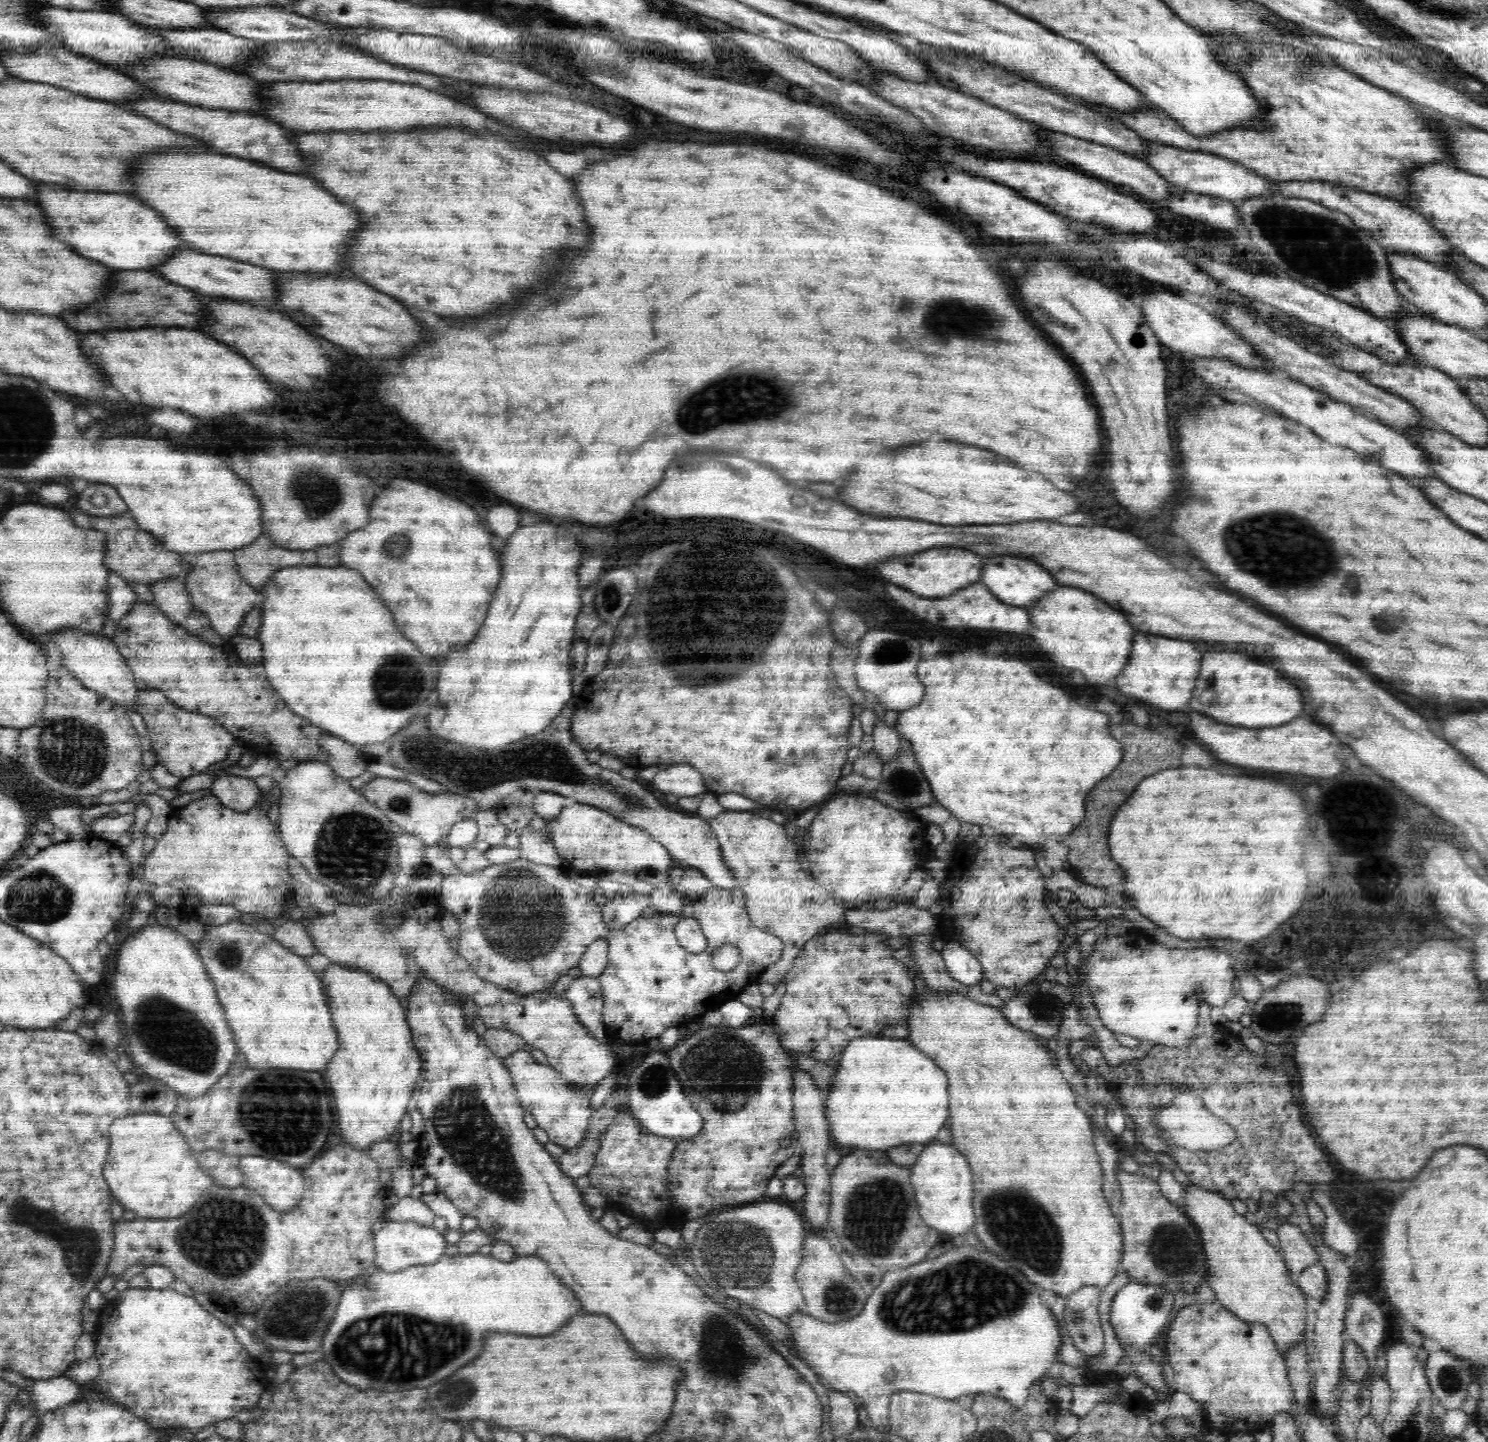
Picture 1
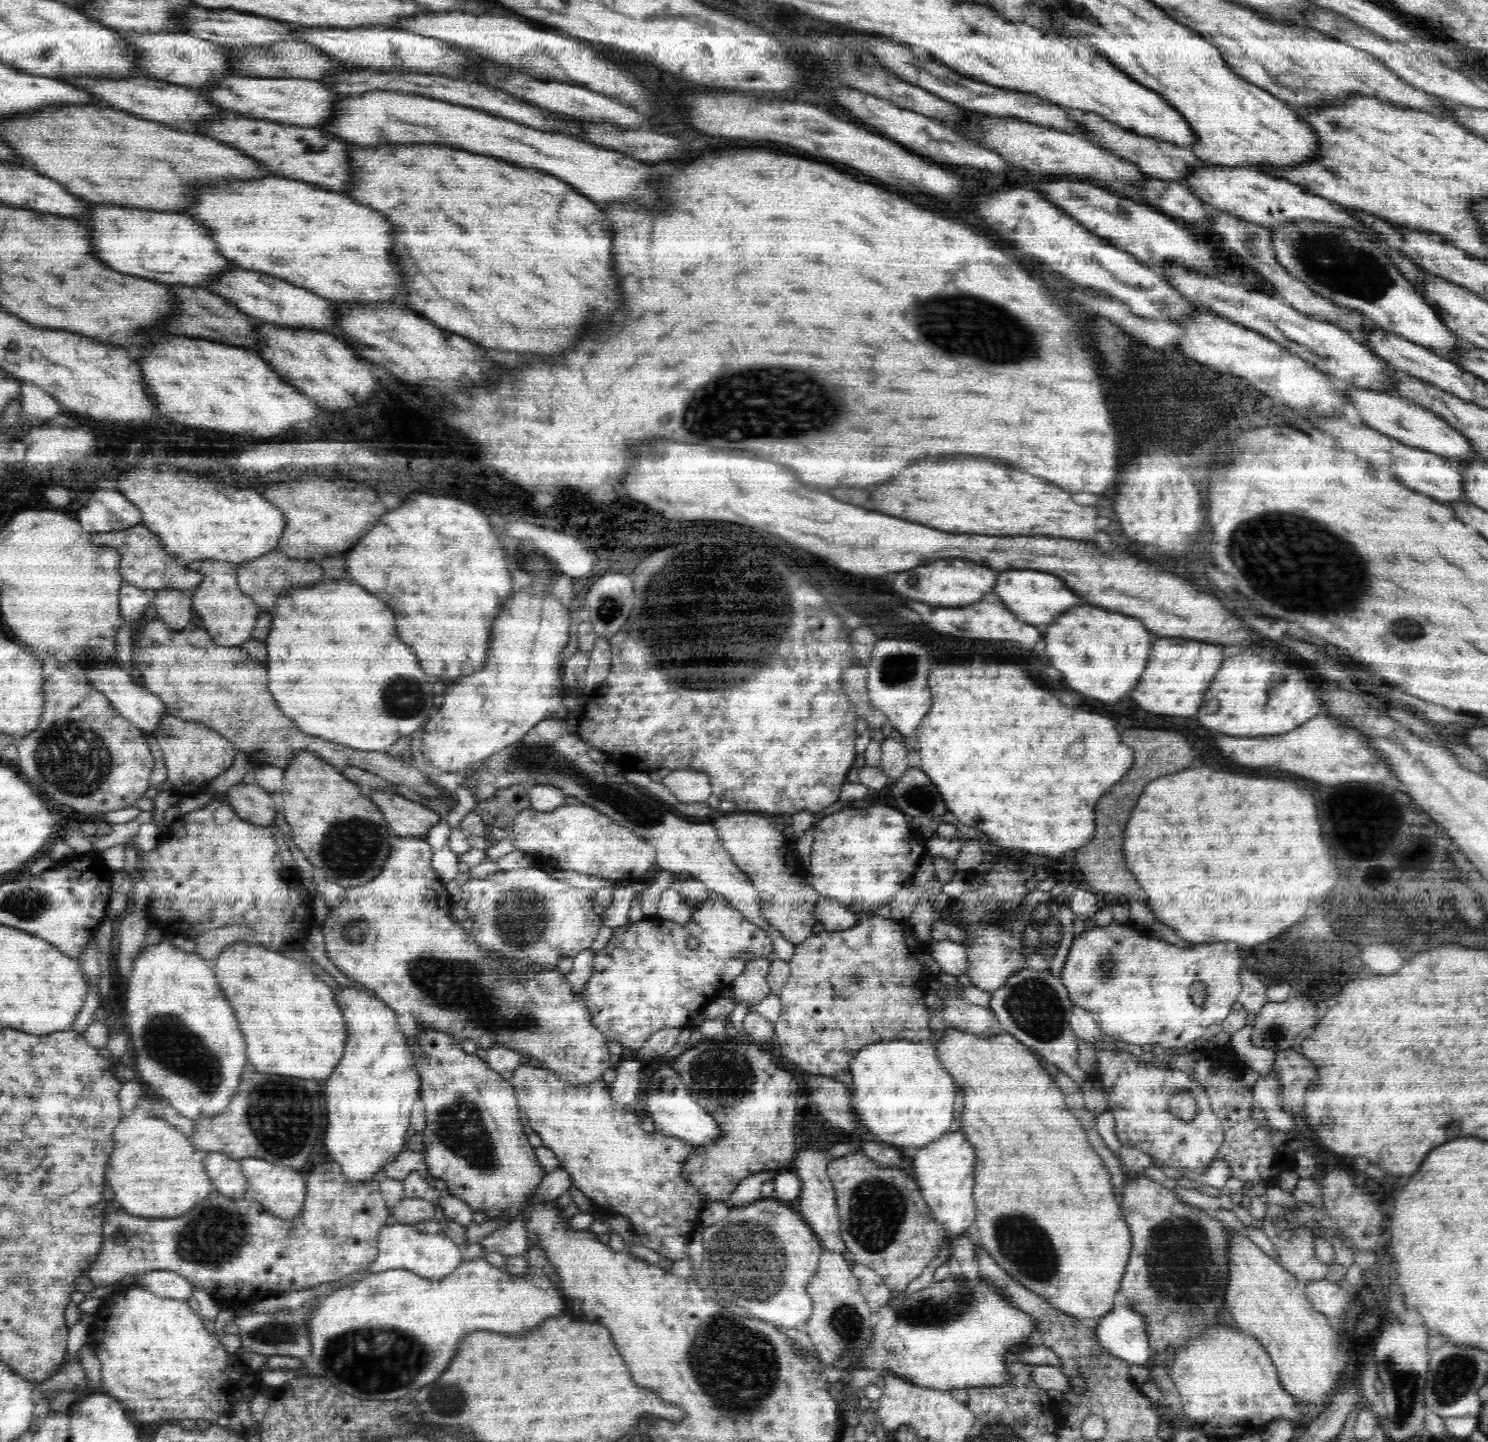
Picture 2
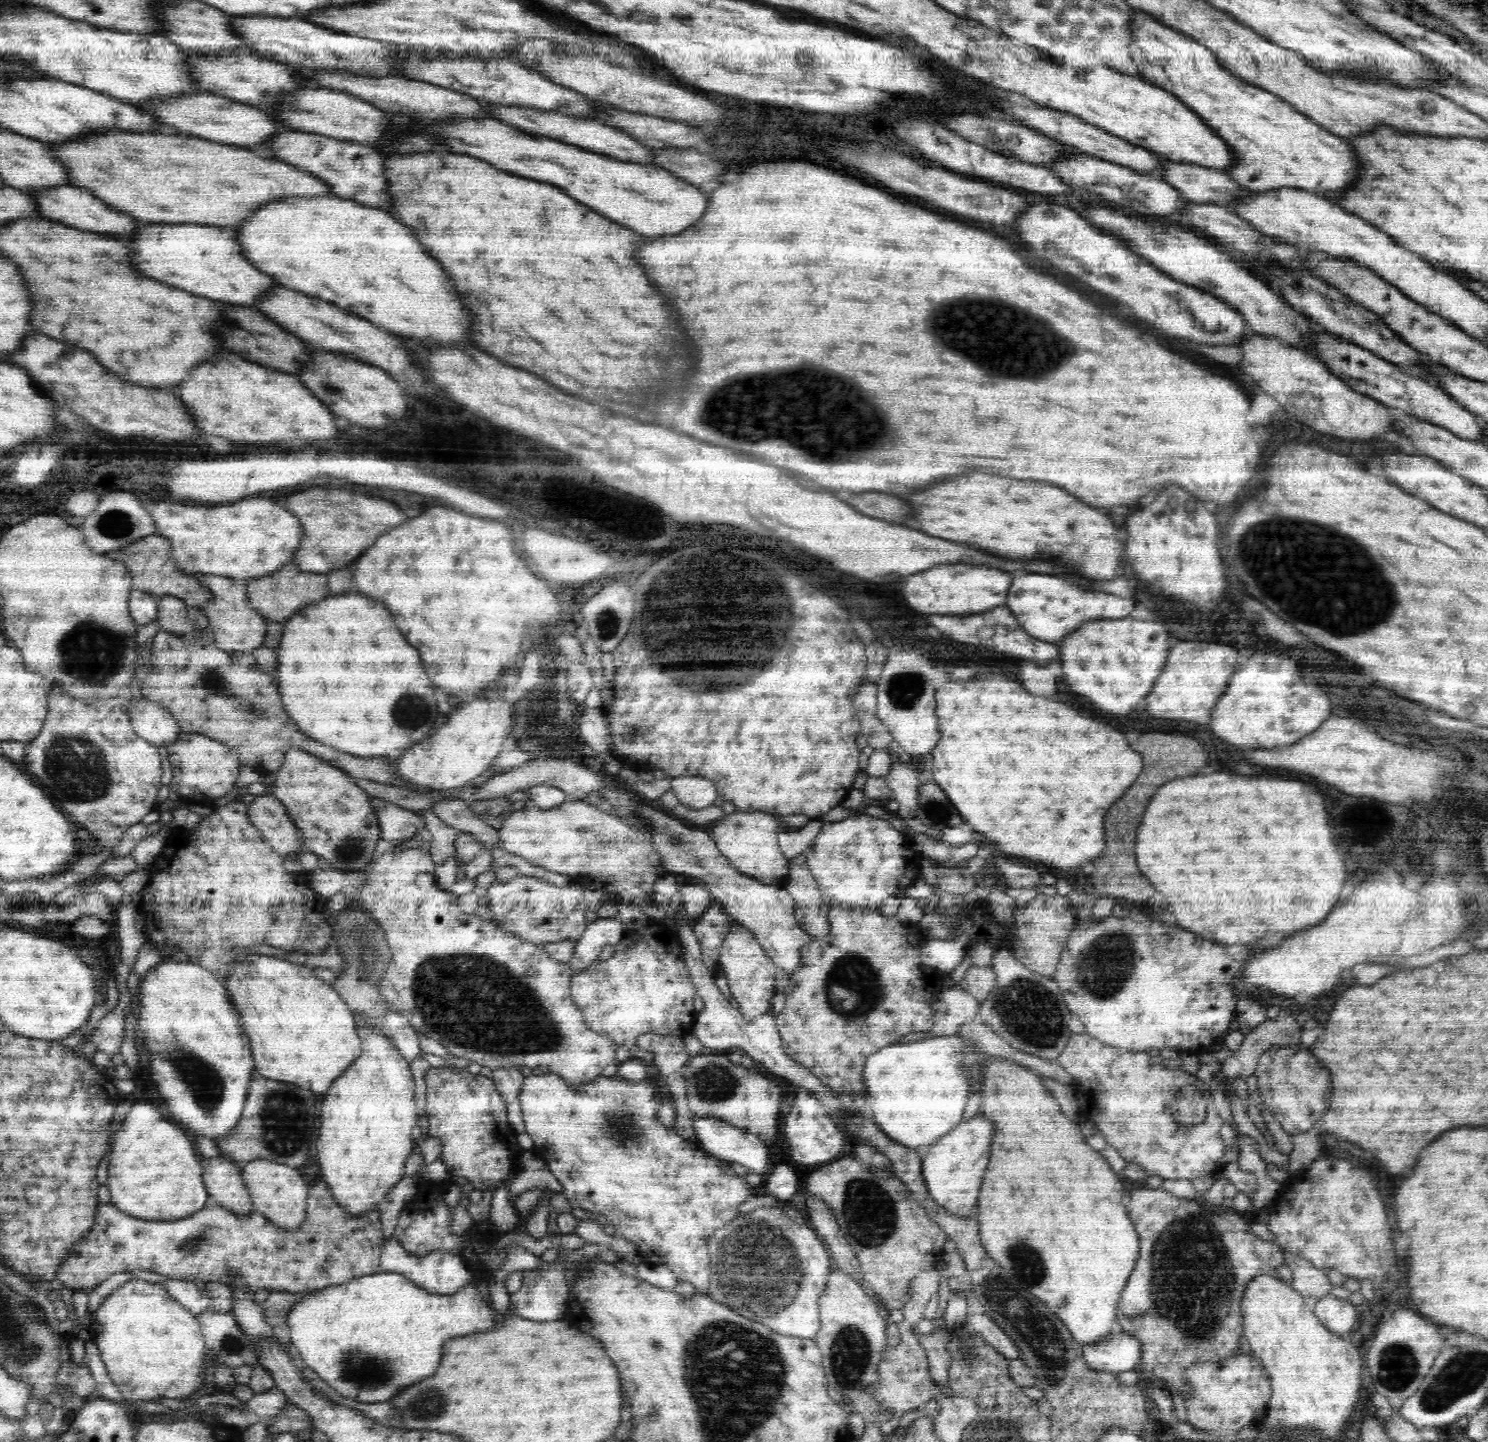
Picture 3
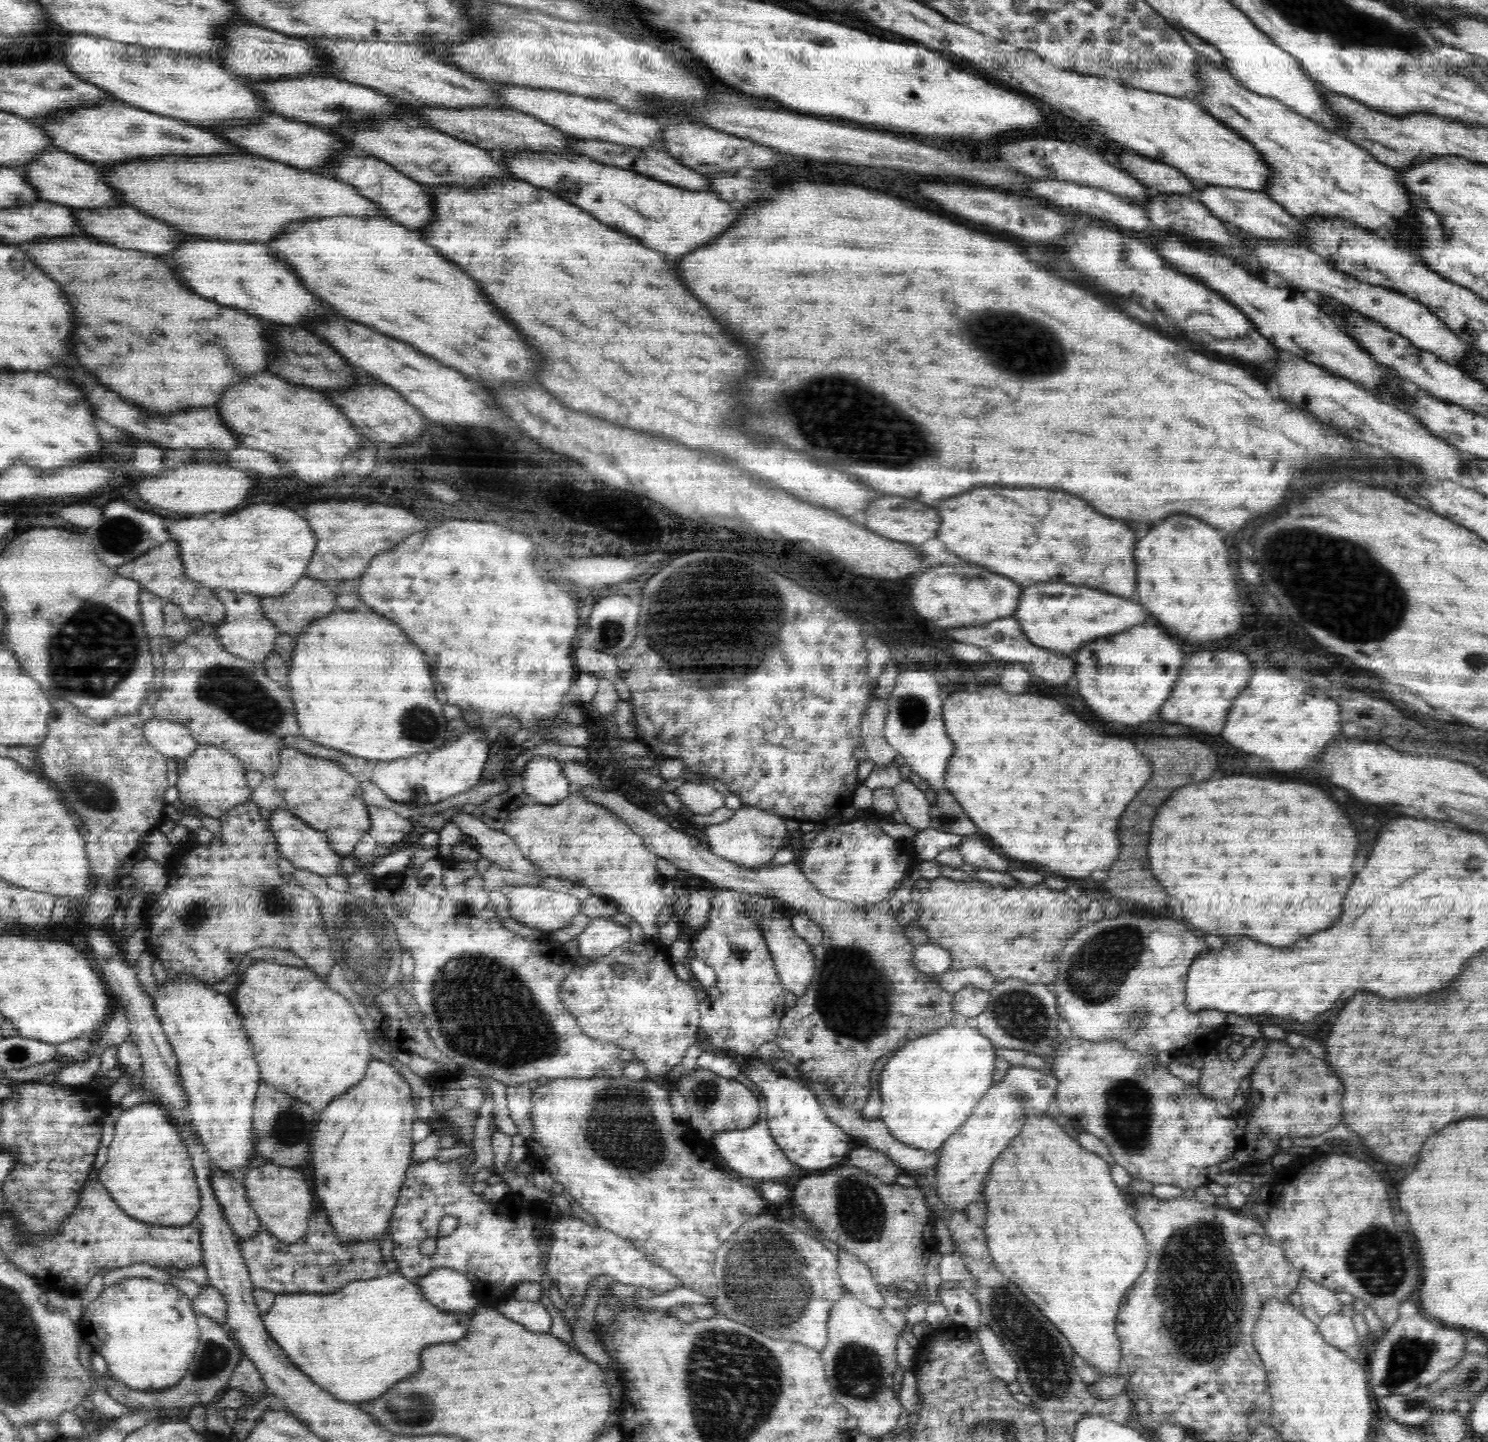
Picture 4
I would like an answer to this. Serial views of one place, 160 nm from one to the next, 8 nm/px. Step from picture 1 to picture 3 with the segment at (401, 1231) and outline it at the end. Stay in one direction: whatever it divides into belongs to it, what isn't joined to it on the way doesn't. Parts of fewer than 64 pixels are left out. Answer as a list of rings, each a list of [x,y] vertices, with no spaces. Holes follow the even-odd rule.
[[[394,1236],[384,1242],[380,1270],[403,1274],[408,1280],[432,1294],[456,1294],[460,1288],[464,1288],[473,1280],[465,1262],[453,1252],[434,1250],[434,1252],[428,1252],[426,1256],[412,1256],[402,1248]]]

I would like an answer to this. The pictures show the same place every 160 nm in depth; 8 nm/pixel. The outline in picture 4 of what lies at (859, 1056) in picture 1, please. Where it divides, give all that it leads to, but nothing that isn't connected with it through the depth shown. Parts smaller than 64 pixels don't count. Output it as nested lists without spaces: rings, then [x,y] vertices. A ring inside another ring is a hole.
[[[974,1023],[965,1026],[948,1024],[932,1034],[920,1036],[906,1043],[906,1046],[892,1055],[883,1067],[879,1079],[879,1091],[882,1099],[880,1118],[892,1136],[910,1146],[938,1152],[940,1146],[966,1122],[972,1114],[978,1100],[992,1086],[992,1076],[996,1060],[995,1046],[975,1027]]]

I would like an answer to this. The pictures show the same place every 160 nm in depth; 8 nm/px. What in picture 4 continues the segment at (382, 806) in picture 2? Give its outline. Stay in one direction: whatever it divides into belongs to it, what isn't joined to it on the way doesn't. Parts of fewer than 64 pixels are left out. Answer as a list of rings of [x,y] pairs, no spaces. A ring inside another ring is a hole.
[[[375,805],[367,809],[371,820],[369,834],[378,845],[394,846],[413,830],[412,821],[395,811]]]

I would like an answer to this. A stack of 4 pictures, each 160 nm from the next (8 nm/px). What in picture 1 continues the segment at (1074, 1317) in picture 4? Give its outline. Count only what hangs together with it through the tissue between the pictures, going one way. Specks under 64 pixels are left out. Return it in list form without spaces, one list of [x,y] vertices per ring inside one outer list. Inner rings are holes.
[[[929,986],[926,988],[922,1001],[917,1001],[916,997],[912,998],[908,1025],[911,1031],[908,1038],[910,1043],[914,1044],[918,1050],[926,1052],[926,1056],[930,1056],[938,1066],[942,1066],[942,1070],[948,1074],[948,1080],[950,1080],[948,1090],[950,1090],[950,1128],[952,1128],[952,1136],[954,1136],[953,1145],[968,1159],[972,1174],[974,1174],[974,1200],[972,1204],[976,1222],[972,1231],[978,1234],[979,1240],[984,1242],[984,1246],[992,1254],[1014,1264],[1028,1278],[1028,1282],[1037,1284],[1039,1288],[1052,1290],[1052,1292],[1066,1298],[1084,1286],[1097,1286],[1099,1290],[1103,1291],[1110,1284],[1110,1280],[1122,1270],[1120,1267],[1123,1257],[1121,1224],[1104,1198],[1103,1170],[1098,1153],[1094,1148],[1090,1119],[1083,1110],[1076,1108],[1075,1093],[1064,1079],[1046,1047],[1036,1039],[1034,1034],[1012,1026],[1003,1015],[1000,1007],[976,1004],[968,998],[967,994],[960,996],[959,994],[933,992]]]

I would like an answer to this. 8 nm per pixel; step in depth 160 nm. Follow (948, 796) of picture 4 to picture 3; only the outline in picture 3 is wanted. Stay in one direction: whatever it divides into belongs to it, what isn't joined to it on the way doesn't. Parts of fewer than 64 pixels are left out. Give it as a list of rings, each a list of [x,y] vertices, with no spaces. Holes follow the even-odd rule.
[[[934,780],[918,786],[916,818],[930,828],[942,831],[948,826],[954,828],[965,823],[956,806]]]

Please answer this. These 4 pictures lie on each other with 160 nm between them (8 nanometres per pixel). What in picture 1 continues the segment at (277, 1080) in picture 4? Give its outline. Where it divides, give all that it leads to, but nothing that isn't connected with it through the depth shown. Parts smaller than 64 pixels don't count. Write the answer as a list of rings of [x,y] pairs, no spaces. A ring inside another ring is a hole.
[[[234,920],[229,924],[223,926],[206,927],[205,934],[199,943],[195,943],[198,955],[201,957],[206,972],[210,975],[216,995],[220,998],[220,1004],[224,1006],[224,1015],[226,1021],[230,1024],[236,1044],[240,1048],[239,1052],[244,1055],[246,1062],[250,1068],[298,1068],[298,1070],[322,1070],[330,1064],[330,1060],[334,1058],[336,1050],[338,1050],[338,1036],[336,1036],[336,1028],[332,1024],[332,1015],[330,1015],[330,1008],[326,1004],[326,995],[324,995],[324,985],[320,980],[319,974],[311,969],[306,963],[305,958],[292,953],[292,950],[282,946],[274,938],[270,938],[258,931],[254,924],[243,924],[242,921]]]

